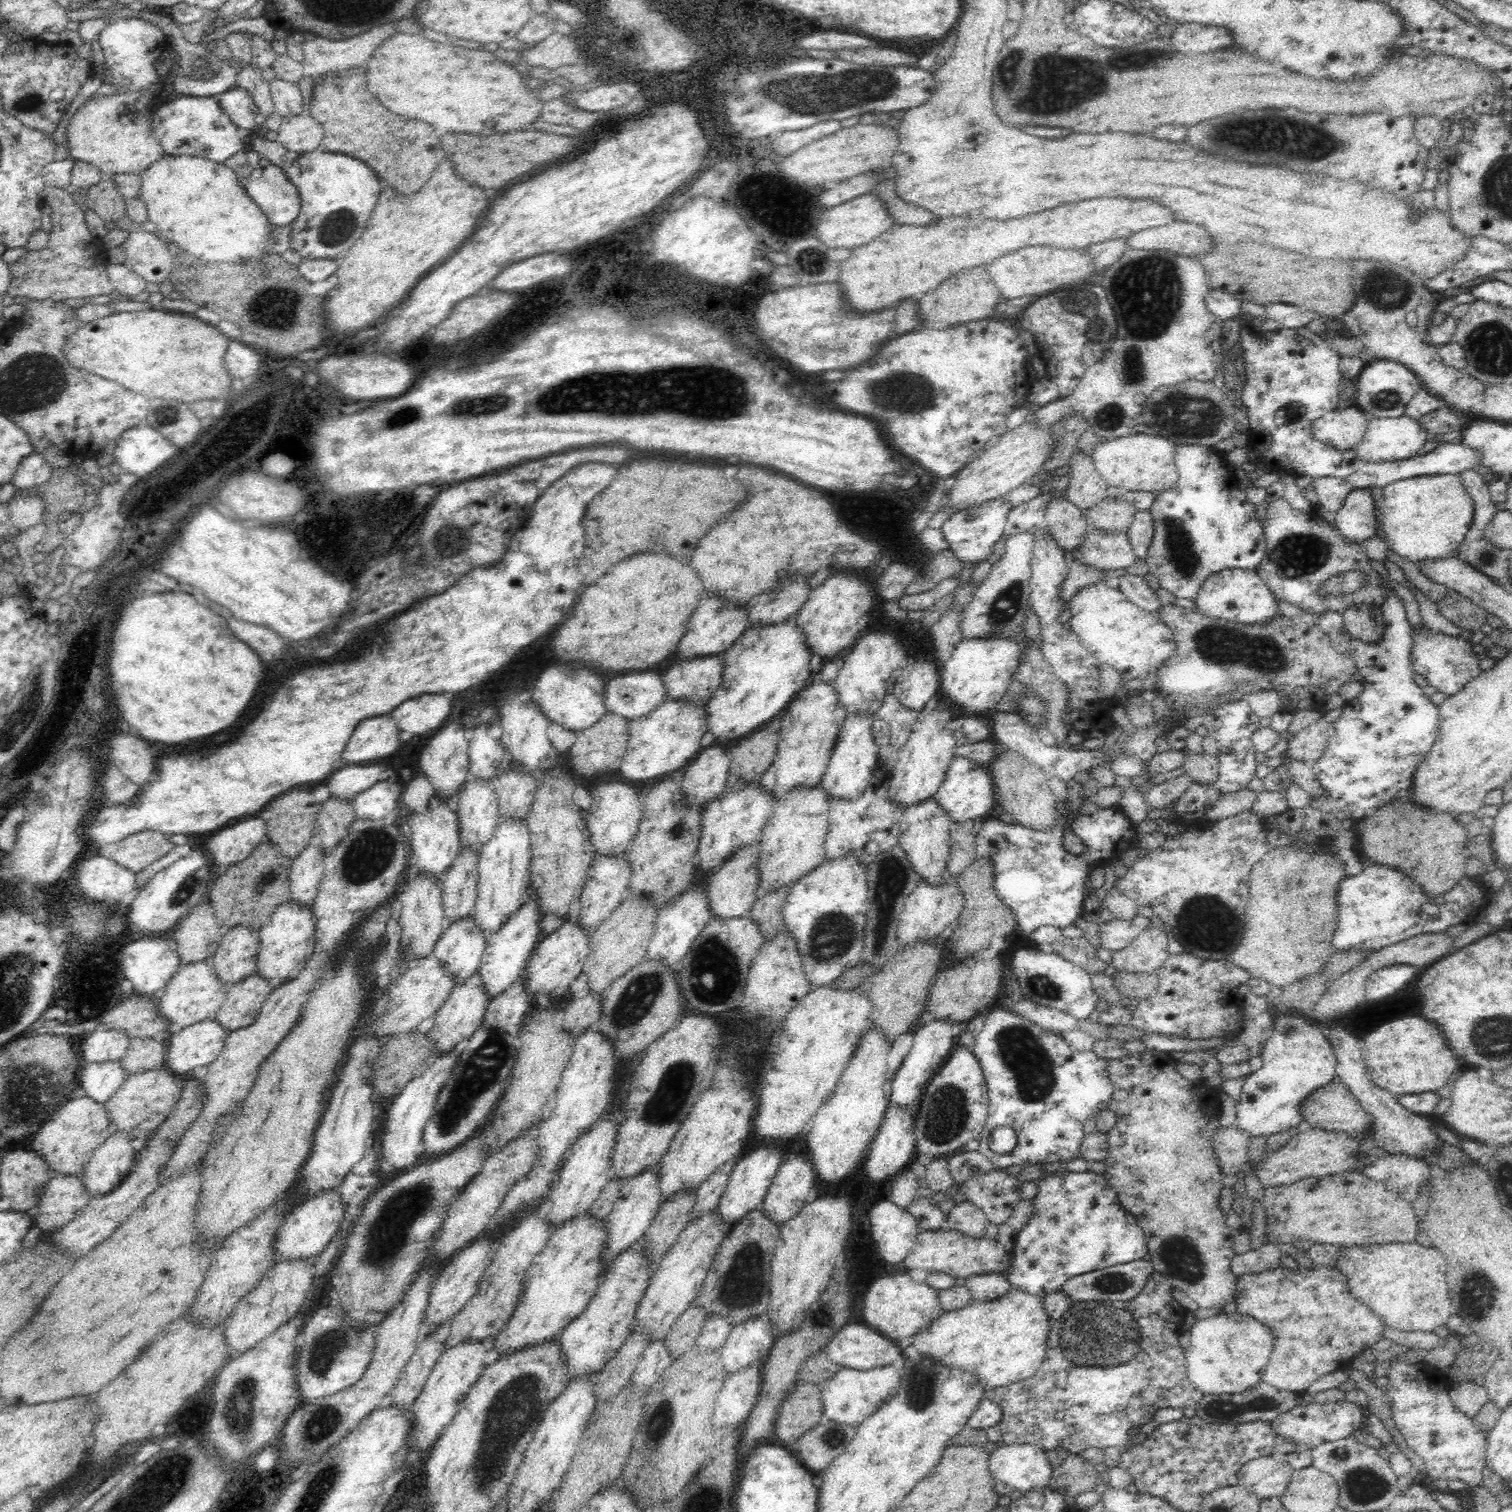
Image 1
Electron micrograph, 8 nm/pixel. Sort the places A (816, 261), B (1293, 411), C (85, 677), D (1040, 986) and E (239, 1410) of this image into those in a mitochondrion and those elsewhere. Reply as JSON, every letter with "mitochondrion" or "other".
{"A":"mitochondrion","B":"mitochondrion","C":"other","D":"mitochondrion","E":"mitochondrion"}

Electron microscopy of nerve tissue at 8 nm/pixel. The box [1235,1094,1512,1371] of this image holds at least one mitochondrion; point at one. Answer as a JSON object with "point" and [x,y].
{"point":[1477,1300]}

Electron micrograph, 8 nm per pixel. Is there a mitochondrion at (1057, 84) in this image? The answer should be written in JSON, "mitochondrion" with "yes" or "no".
{"mitochondrion":"yes"}

